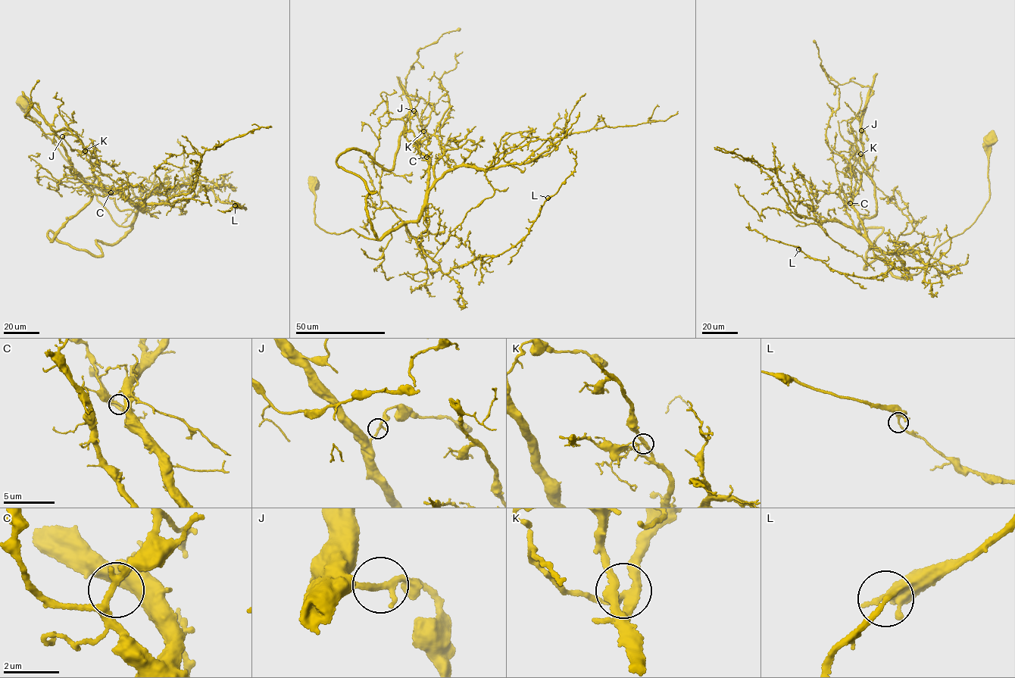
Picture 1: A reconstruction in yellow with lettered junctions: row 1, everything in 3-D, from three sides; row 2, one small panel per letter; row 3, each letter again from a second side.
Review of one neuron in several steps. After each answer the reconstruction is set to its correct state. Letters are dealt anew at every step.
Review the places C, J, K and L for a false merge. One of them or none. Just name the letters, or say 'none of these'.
none of these

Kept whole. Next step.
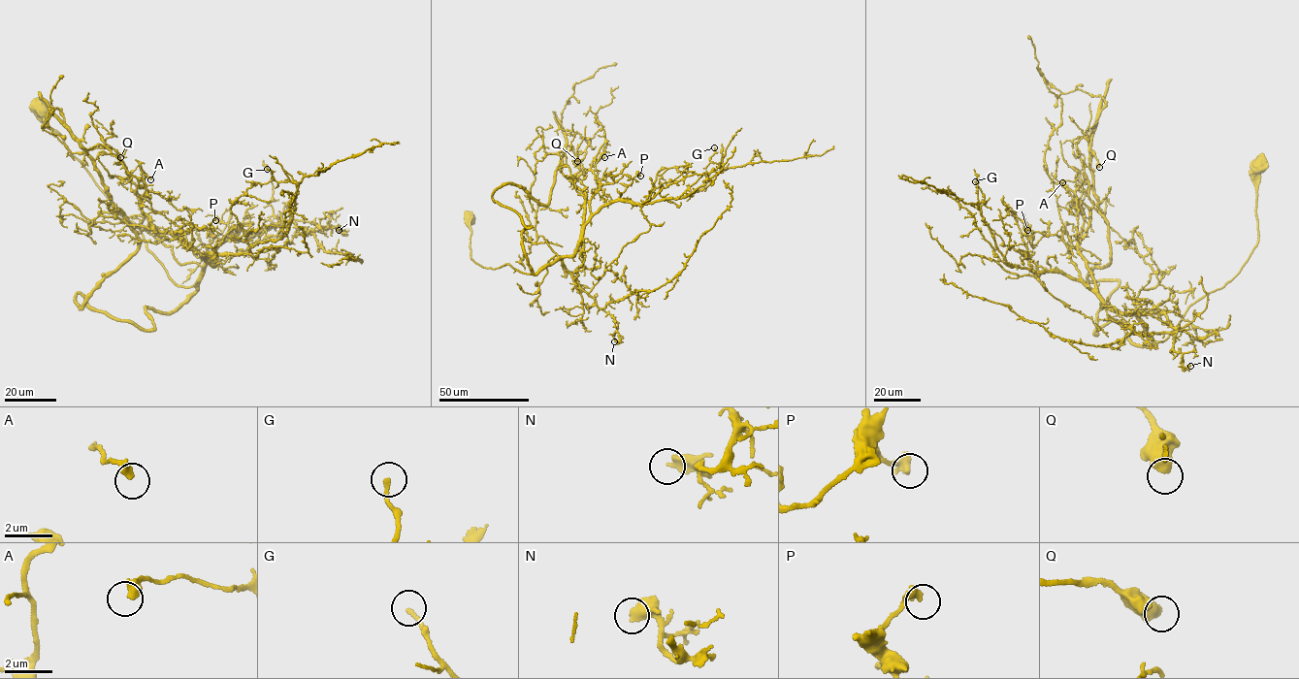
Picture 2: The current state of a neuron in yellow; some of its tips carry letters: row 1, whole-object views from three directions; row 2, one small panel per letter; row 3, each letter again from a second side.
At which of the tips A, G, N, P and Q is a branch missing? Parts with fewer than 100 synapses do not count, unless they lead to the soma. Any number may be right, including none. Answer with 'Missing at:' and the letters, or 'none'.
Missing at: none

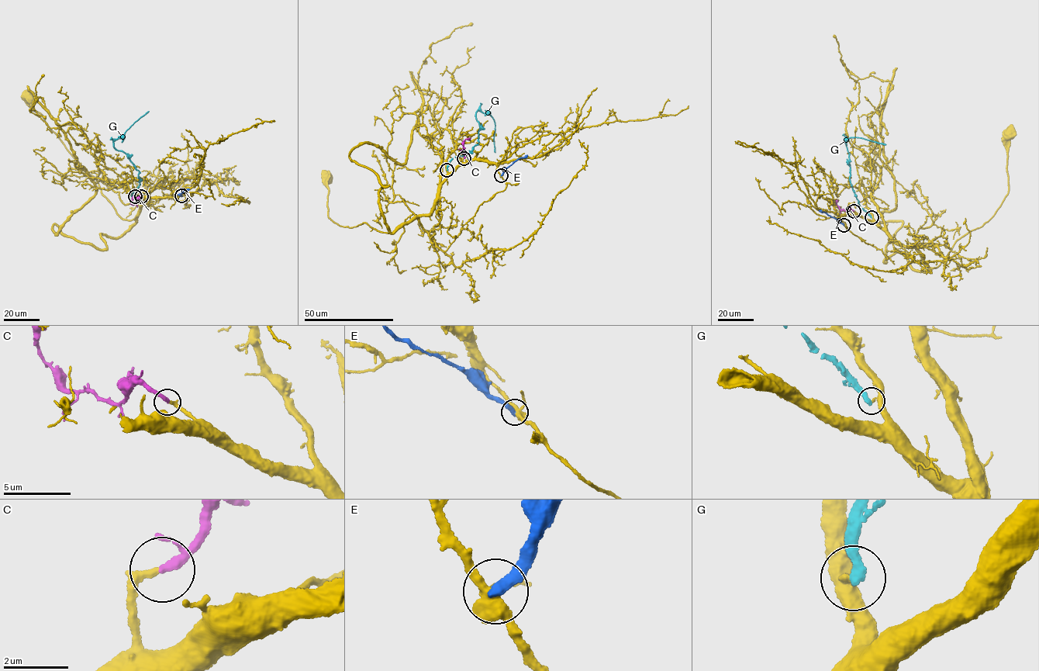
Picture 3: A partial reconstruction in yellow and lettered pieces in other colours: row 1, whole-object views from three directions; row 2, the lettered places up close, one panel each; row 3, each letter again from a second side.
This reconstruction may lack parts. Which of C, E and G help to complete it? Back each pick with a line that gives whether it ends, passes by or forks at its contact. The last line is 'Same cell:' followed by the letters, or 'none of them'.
C: it passes by
Same cell: C

